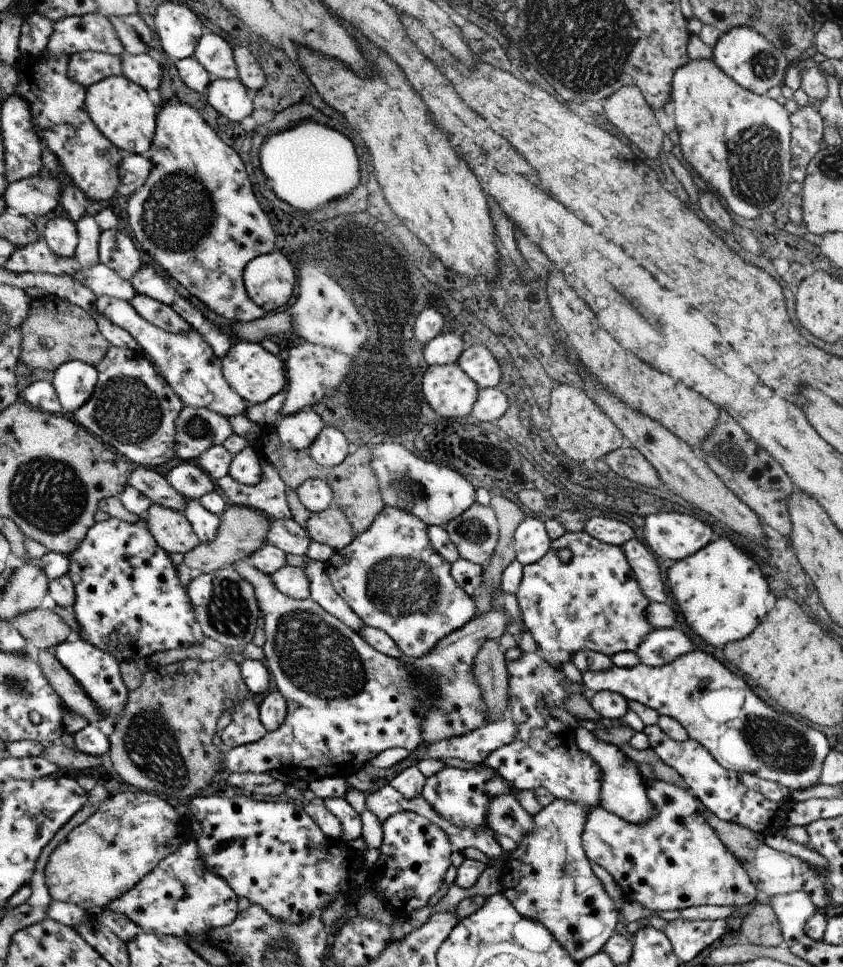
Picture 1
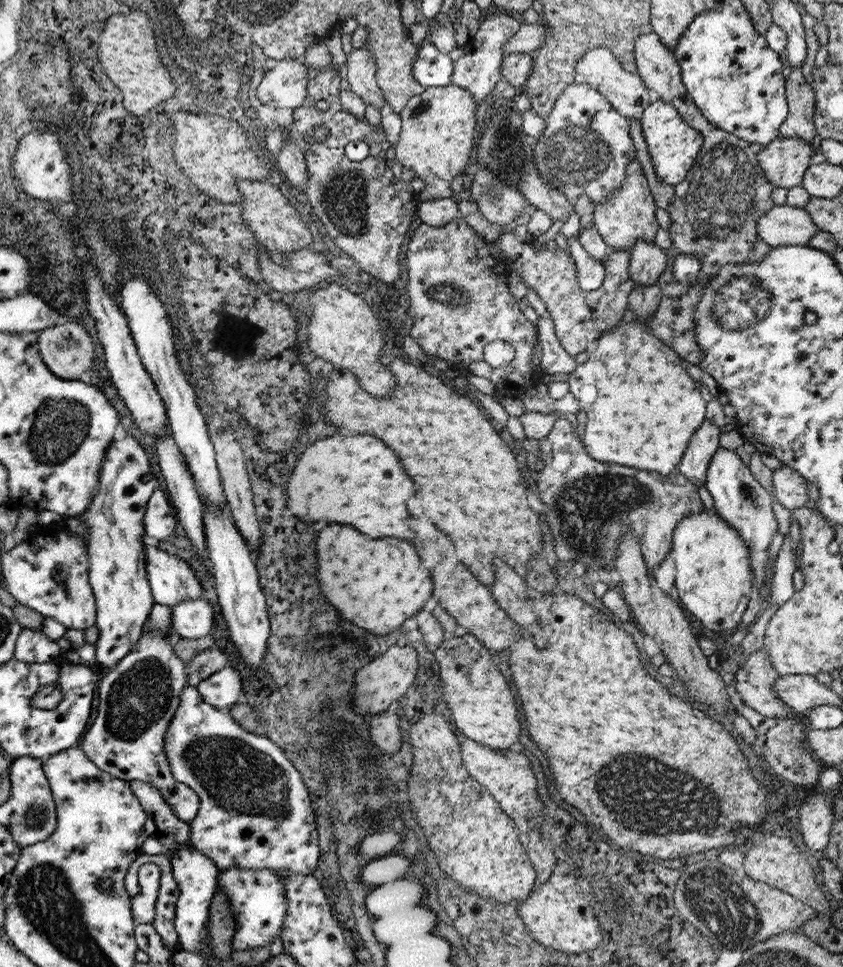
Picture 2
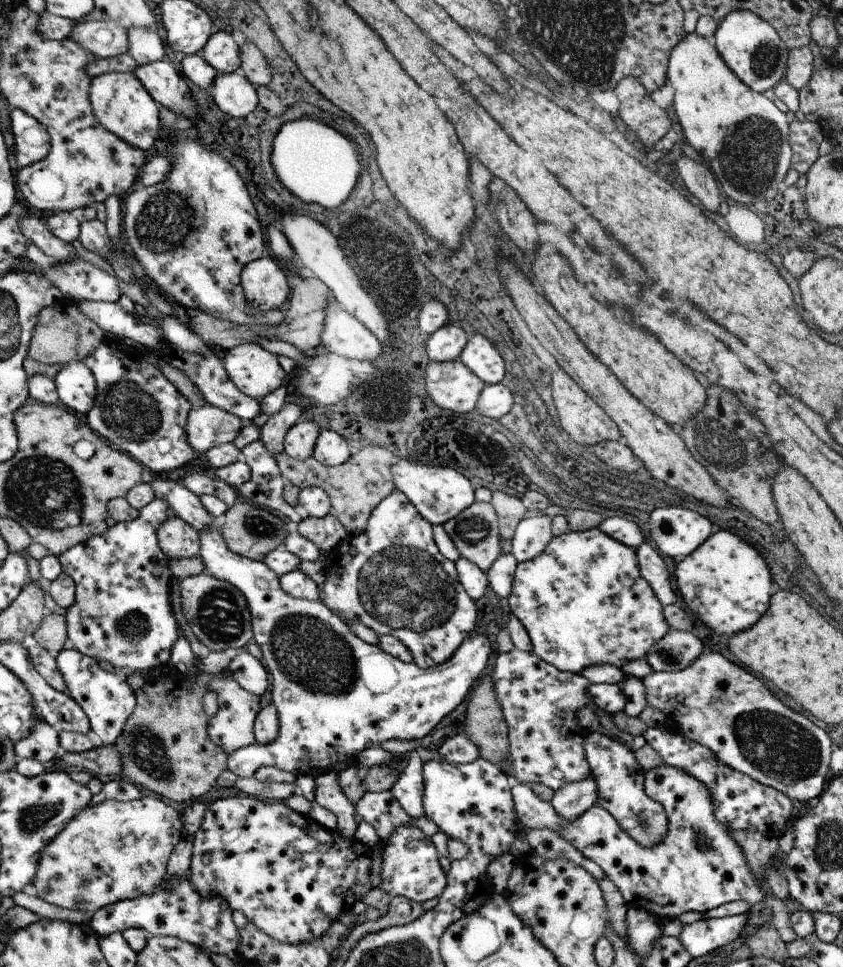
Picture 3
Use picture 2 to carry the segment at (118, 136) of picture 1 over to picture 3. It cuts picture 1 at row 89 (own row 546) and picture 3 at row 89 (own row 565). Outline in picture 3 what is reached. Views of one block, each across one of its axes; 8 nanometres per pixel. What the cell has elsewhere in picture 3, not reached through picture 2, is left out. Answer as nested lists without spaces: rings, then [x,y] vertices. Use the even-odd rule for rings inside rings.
[[[135,72],[107,73],[92,80],[89,92],[93,113],[103,128],[120,137],[124,143],[133,145],[143,152],[151,149],[162,130],[160,106],[152,94],[137,80]]]

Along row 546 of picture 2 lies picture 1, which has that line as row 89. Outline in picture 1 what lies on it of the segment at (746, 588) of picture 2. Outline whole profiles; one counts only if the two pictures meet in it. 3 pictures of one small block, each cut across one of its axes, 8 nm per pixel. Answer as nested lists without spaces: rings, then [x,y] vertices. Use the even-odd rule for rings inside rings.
[[[712,58],[708,60],[690,60],[688,64],[680,66],[680,68],[674,72],[671,98],[673,98],[674,102],[676,129],[678,134],[680,134],[682,155],[698,175],[708,184],[709,189],[726,202],[726,206],[728,206],[730,212],[734,212],[734,214],[750,220],[758,217],[760,218],[762,212],[772,214],[772,212],[776,212],[785,204],[785,201],[789,198],[788,188],[791,183],[791,123],[789,120],[789,113],[784,106],[780,105],[777,100],[768,98],[767,95],[754,94],[754,92],[750,92],[746,90],[746,88],[742,88],[742,86],[734,83],[734,80],[728,78],[728,76],[716,66]]]

